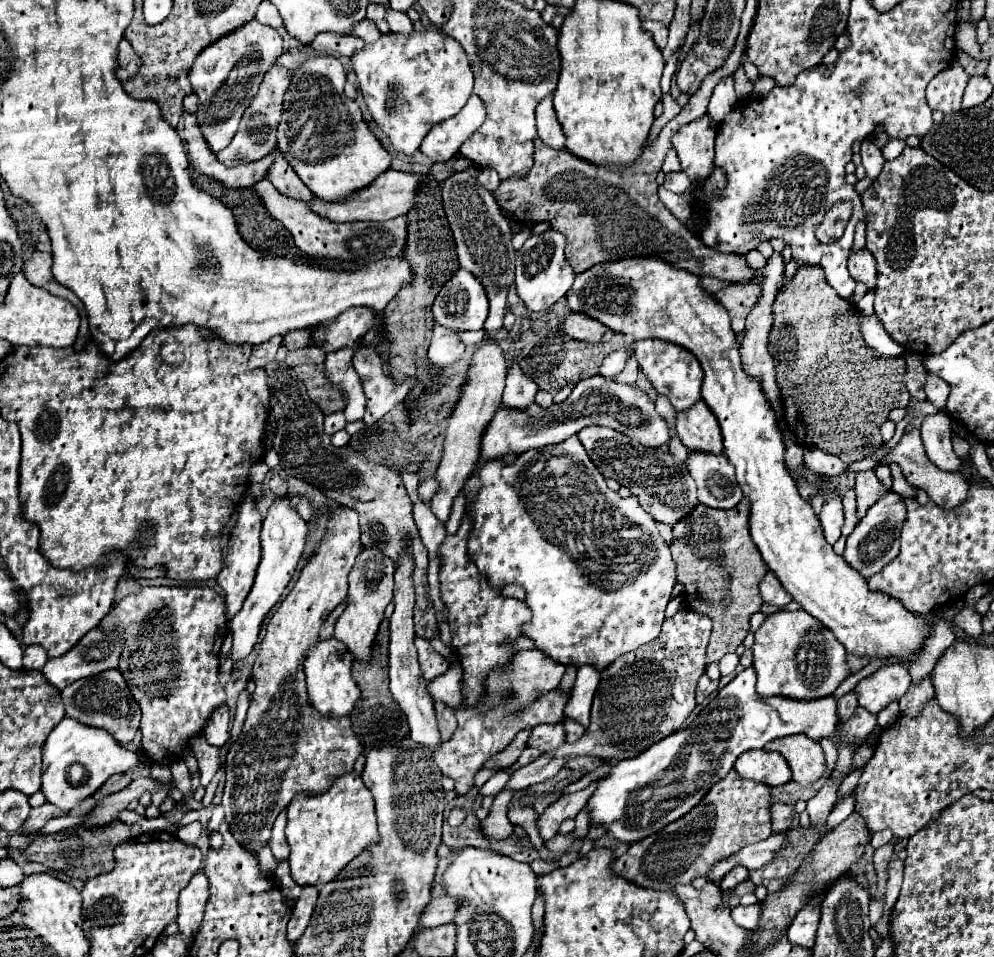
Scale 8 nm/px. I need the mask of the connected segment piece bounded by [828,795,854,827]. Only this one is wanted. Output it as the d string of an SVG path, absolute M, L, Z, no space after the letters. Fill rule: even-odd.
M848 795L848 797L844 797L844 799L832 809L832 813L828 815L828 827L840 825L852 811L854 811L854 795Z

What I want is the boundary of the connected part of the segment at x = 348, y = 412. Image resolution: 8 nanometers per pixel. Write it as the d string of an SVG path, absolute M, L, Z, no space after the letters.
M358 345L340 349L326 357L326 373L332 383L344 391L346 407L343 413L348 422L363 418L366 407L366 398L361 381L352 367L352 355Z

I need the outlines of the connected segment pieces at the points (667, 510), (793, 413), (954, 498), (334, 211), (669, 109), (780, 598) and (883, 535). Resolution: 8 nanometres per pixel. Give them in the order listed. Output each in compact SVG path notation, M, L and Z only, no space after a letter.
M586 427L578 433L578 439L586 447L592 463L604 477L618 481L620 485L628 487L646 513L650 513L656 521L674 527L678 521L688 517L698 501L696 483L688 473L686 461L676 461L670 451L660 451L656 447L644 447L638 441L620 435L612 435L608 427Z
M800 267L794 275L794 279L784 287L784 291L778 293L776 301L774 301L774 307L772 307L772 315L774 315L774 323L772 323L772 331L770 331L770 355L774 357L776 361L776 371L778 371L778 387L780 387L780 395L782 395L782 407L784 407L784 419L788 423L788 429L790 433L794 435L794 439L804 445L804 447L816 447L828 455L836 455L840 457L844 463L854 463L854 461L860 461L864 459L864 447L868 445L870 449L872 447L880 447L884 441L882 441L882 435L880 435L880 427L884 421L888 421L888 413L894 409L894 407L906 407L908 401L910 401L910 395L906 391L906 387L902 385L902 377L906 373L906 361L904 357L902 359L886 359L882 355L878 355L874 349L870 349L866 343L864 343L864 337L860 333L860 325L858 325L858 319L856 319L856 313L854 313L854 307L852 303L844 301L824 279L824 271L822 267Z
M910 429L904 433L902 441L892 449L892 451L886 451L886 457L880 461L880 463L898 463L904 471L904 477L908 479L910 485L918 487L918 489L924 489L930 499L940 505L942 509L952 509L952 507L958 507L968 495L968 483L964 481L962 473L946 473L946 471L940 471L924 453L924 447L922 447L922 439L920 439L920 431L916 429Z
M386 171L380 175L372 187L366 187L364 191L358 191L352 195L352 199L344 203L324 203L322 199L316 199L310 203L310 209L318 215L324 215L332 221L390 221L400 215L408 215L408 211L414 207L416 193L420 183L424 181L424 175L416 173L402 173L402 171Z
M666 93L664 97L662 97L662 105L664 105L664 113L654 121L654 125L652 125L652 131L650 131L650 135L656 135L656 133L660 133L660 129L674 117L674 115L678 115L680 113L680 105L678 105L678 101L676 99L672 99L672 95L670 93Z
M772 571L766 573L766 577L762 579L760 583L760 593L762 593L762 599L764 603L770 603L770 605L776 605L776 607L784 607L792 601L792 597L784 591L782 583L776 579L776 575Z
M888 491L886 495L882 495L866 513L866 517L856 525L856 529L852 531L852 535L846 539L846 551L844 551L844 559L858 571L862 573L866 579L876 575L878 571L882 571L884 565L888 565L892 559L898 557L900 553L900 529L906 521L906 505L904 499L894 493Z

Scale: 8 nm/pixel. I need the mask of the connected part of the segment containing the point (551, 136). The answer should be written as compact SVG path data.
M546 97L536 107L536 123L538 123L538 137L554 149L564 149L564 133L556 119L552 97Z

